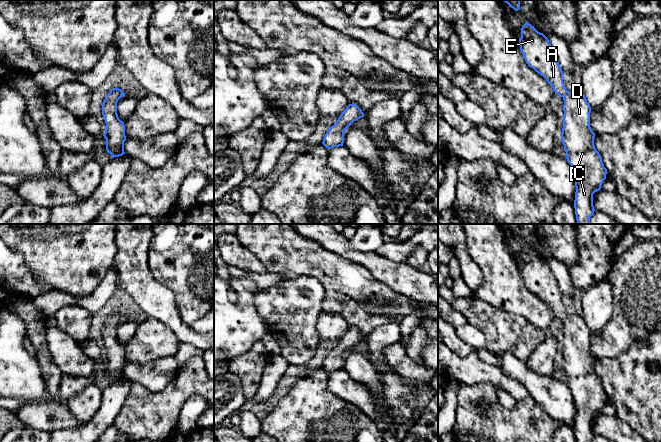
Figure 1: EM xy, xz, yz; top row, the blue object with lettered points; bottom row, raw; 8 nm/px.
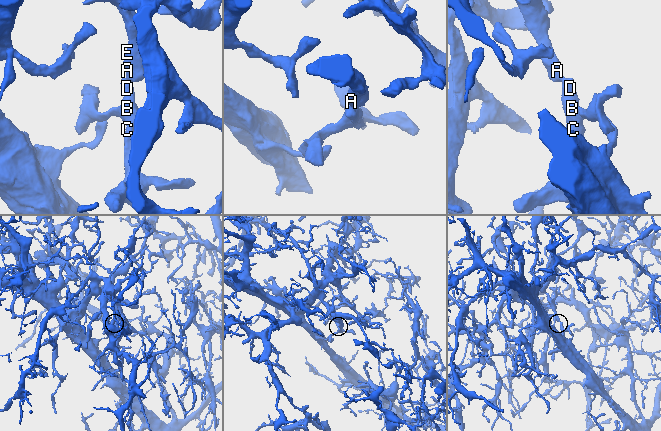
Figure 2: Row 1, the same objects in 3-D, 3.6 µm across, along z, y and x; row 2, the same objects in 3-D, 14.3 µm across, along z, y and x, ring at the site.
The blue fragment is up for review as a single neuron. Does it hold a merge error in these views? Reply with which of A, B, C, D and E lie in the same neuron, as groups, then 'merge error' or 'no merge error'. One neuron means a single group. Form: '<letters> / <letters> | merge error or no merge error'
A B C D E | no merge error

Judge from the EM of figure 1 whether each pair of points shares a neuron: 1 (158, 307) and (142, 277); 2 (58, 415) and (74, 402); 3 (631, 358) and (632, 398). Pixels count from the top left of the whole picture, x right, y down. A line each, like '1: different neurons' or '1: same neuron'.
1: same neuron
2: different neurons
3: same neuron

